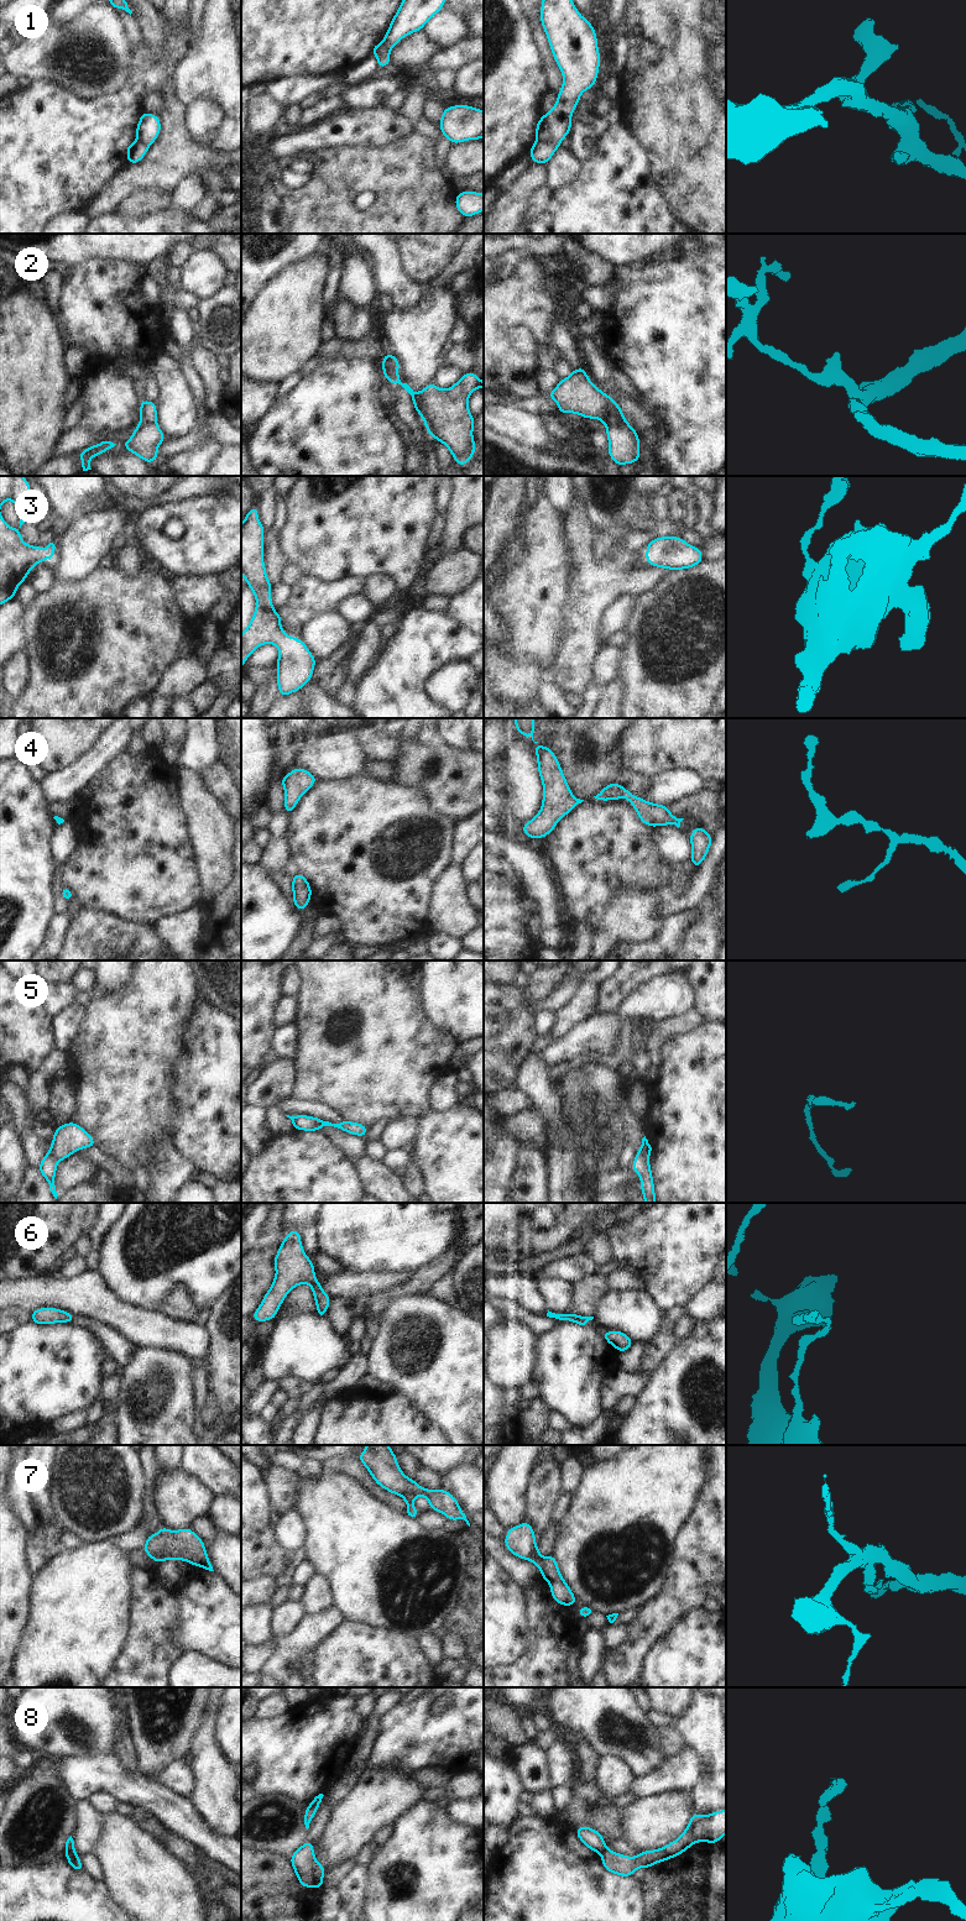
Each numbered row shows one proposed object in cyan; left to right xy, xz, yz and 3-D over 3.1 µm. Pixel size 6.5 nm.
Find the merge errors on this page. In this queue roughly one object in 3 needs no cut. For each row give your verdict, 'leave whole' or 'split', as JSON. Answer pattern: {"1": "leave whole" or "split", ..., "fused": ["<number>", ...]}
{"1": "split", "2": "split", "3": "leave whole", "4": "leave whole", "5": "split", "6": "leave whole", "7": "split", "8": "split", "fused": ["1", "2", "5", "7", "8"]}

